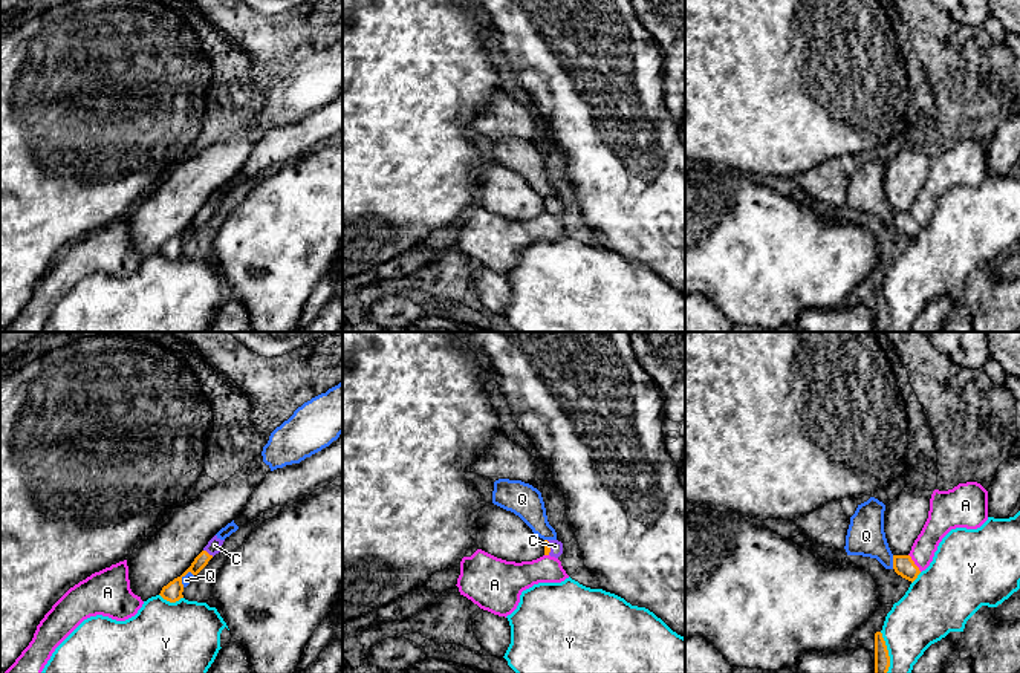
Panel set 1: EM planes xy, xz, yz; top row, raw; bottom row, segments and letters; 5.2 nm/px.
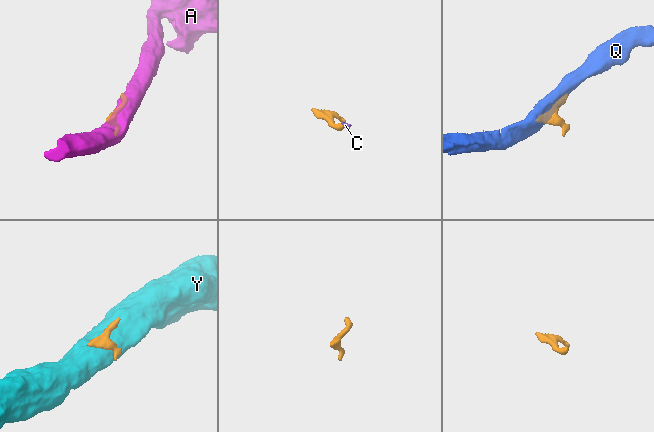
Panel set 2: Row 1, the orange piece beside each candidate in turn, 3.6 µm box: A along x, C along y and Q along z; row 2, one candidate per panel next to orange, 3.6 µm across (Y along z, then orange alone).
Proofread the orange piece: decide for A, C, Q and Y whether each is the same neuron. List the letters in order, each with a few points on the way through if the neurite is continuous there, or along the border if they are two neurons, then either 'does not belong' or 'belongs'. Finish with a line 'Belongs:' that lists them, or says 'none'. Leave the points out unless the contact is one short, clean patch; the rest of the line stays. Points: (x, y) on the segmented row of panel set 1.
A: does not belong
C: across xy (175, 588), (178, 580), (207, 552), (214, 545) | belongs
Q: does not belong
Y: does not belong
Belongs: C

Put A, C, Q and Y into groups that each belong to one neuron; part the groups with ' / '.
A / C / Q / Y

